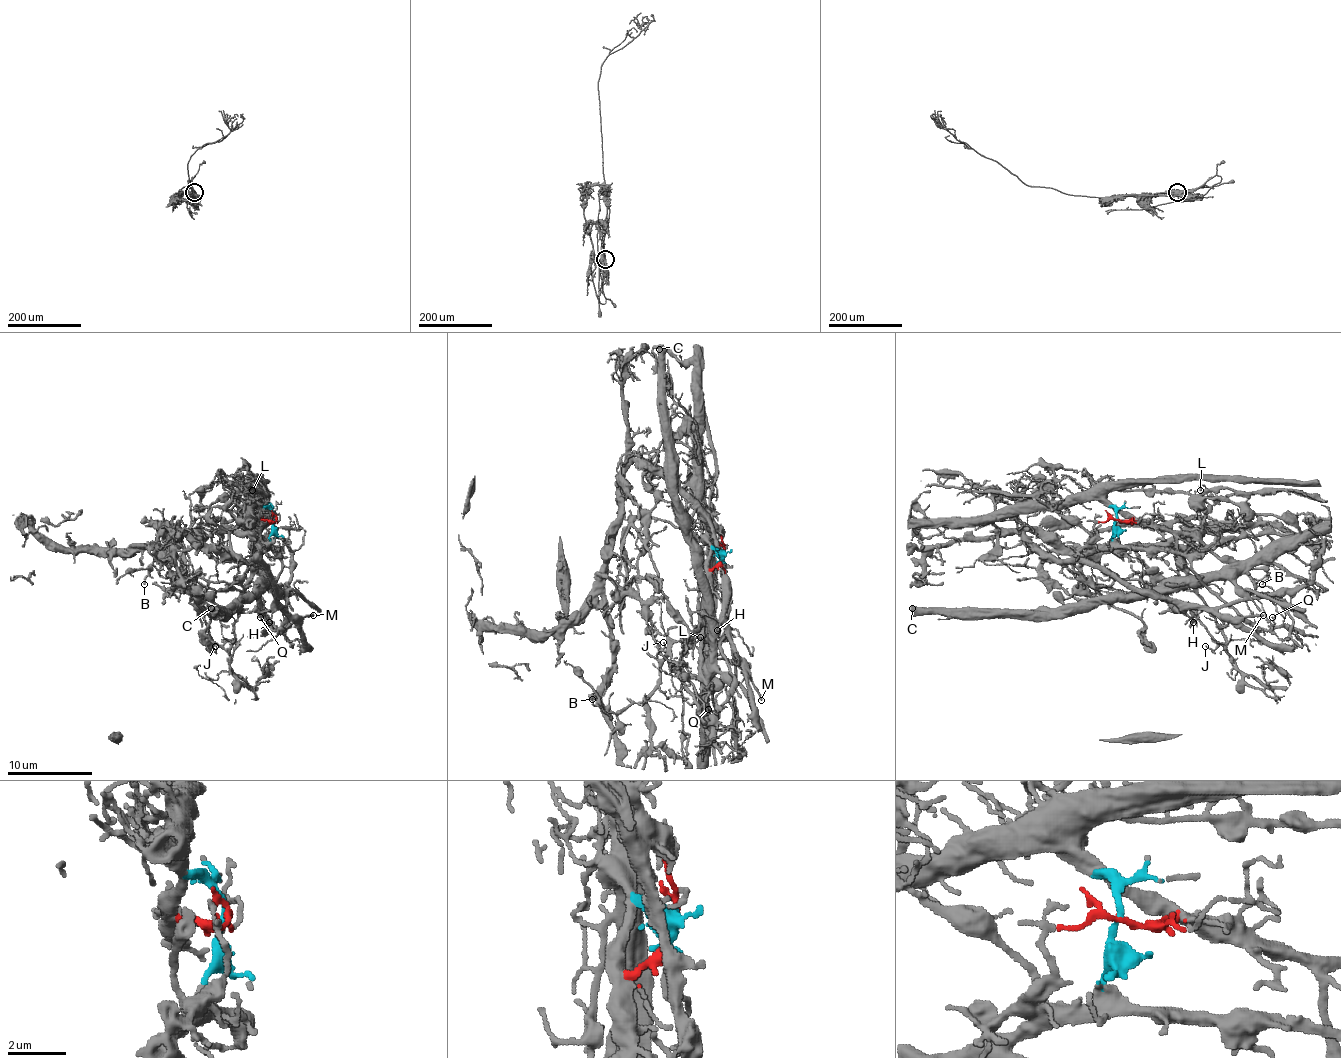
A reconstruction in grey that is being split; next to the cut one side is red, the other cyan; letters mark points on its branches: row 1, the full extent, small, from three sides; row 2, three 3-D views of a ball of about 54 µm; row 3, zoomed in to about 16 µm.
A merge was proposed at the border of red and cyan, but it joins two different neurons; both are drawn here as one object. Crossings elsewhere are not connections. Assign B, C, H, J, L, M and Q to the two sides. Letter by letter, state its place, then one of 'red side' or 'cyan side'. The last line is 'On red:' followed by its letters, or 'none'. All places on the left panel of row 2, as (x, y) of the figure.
B: at (144, 584); red side
C: at (211, 608); cyan side
H: at (269, 622); cyan side
J: at (215, 646); red side
L: at (252, 490); red side
M: at (313, 615); cyan side
Q: at (260, 617); cyan side
On red: B, J, L

